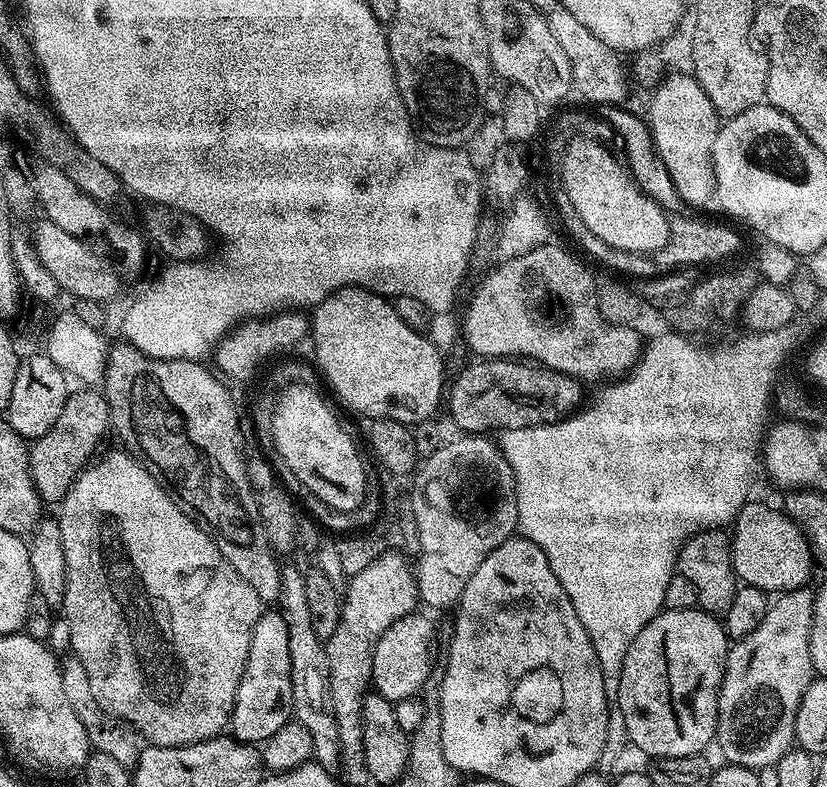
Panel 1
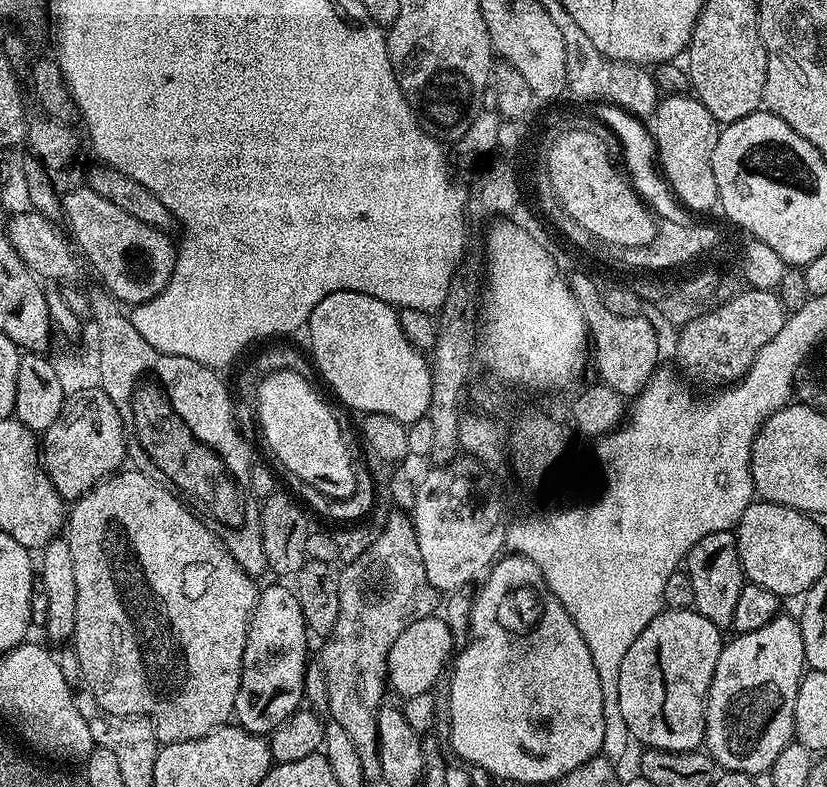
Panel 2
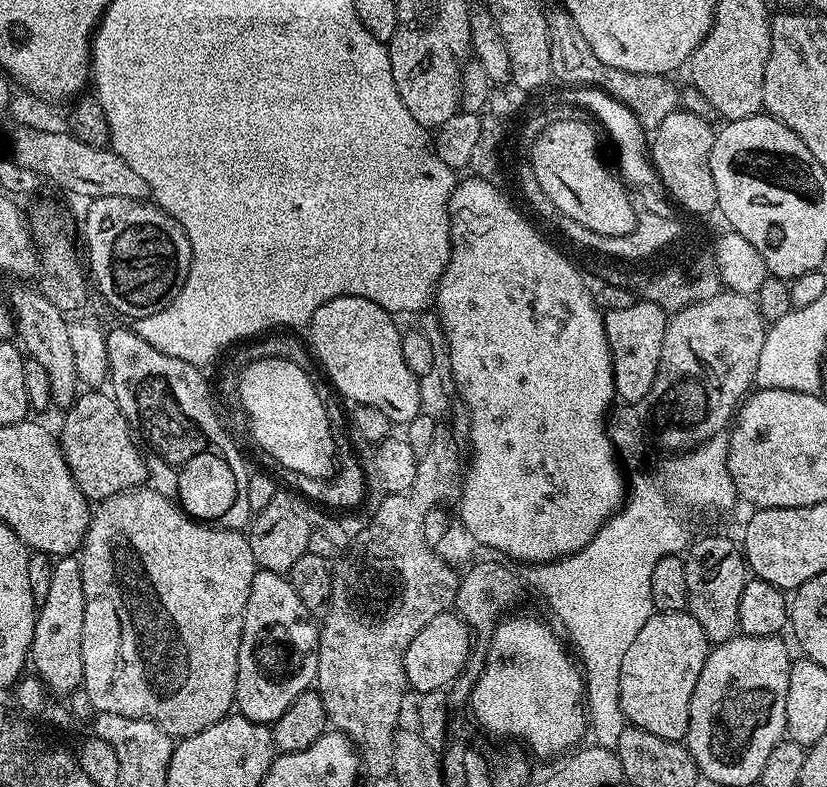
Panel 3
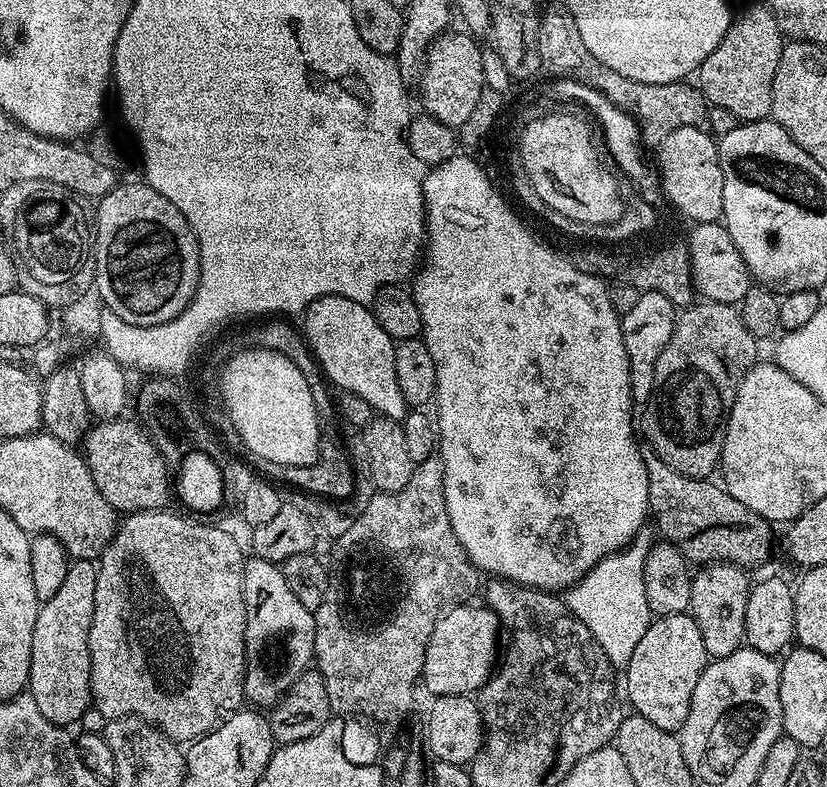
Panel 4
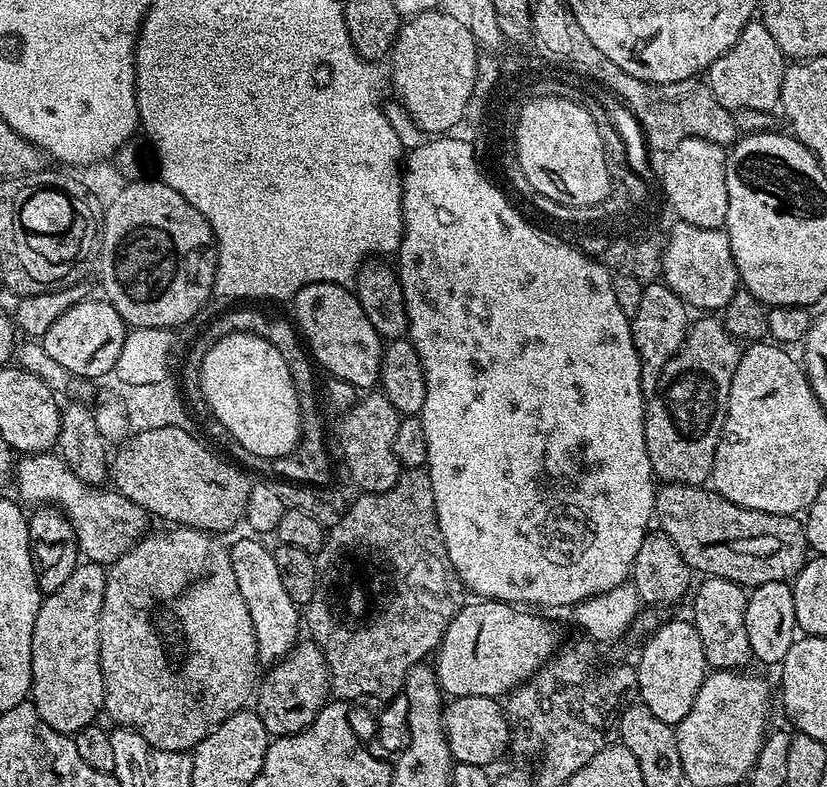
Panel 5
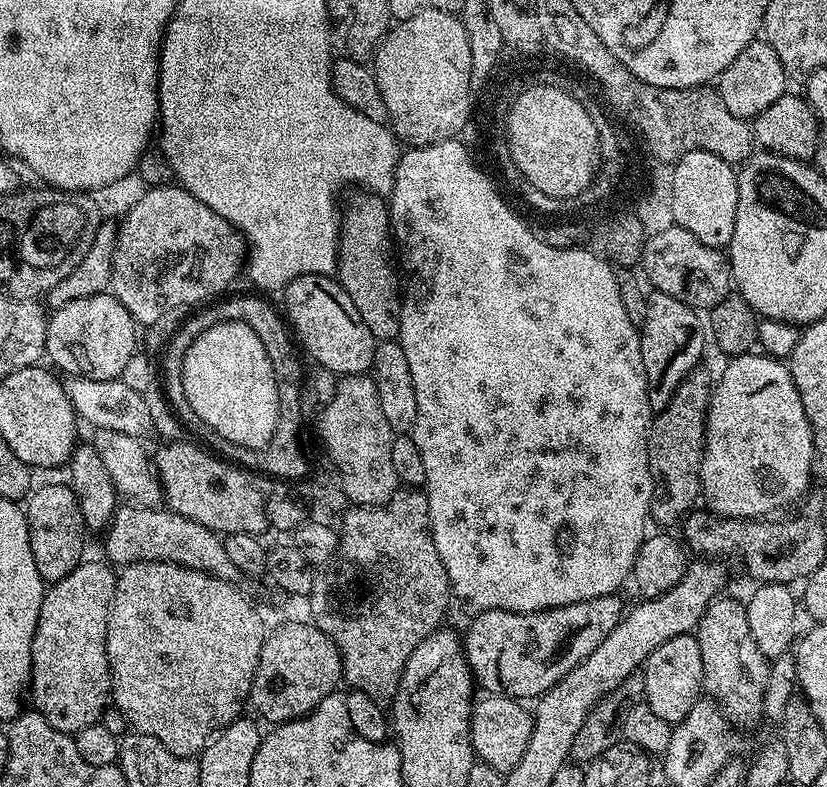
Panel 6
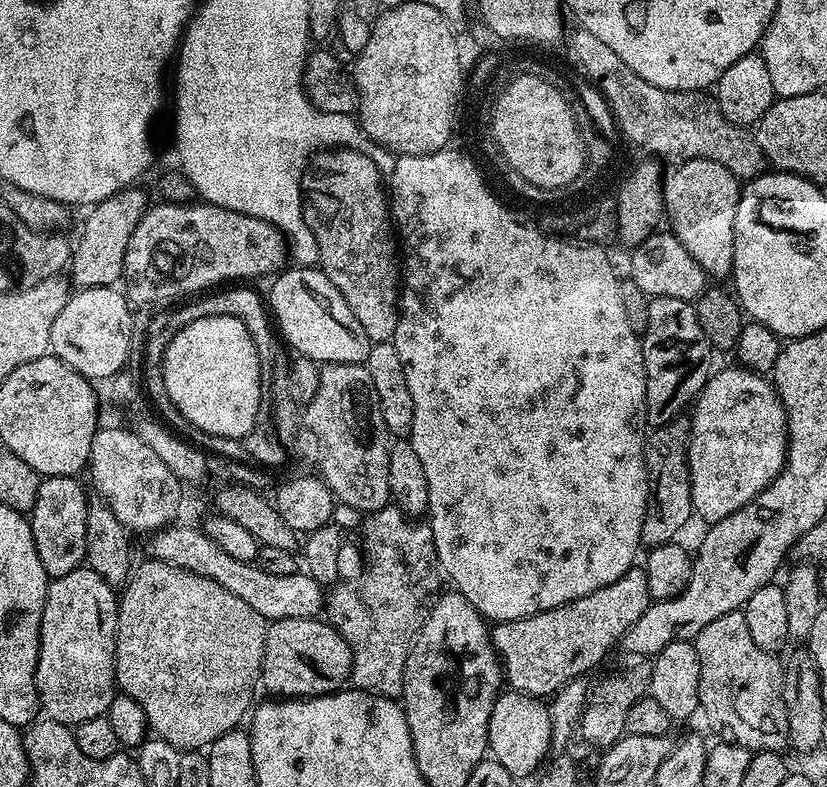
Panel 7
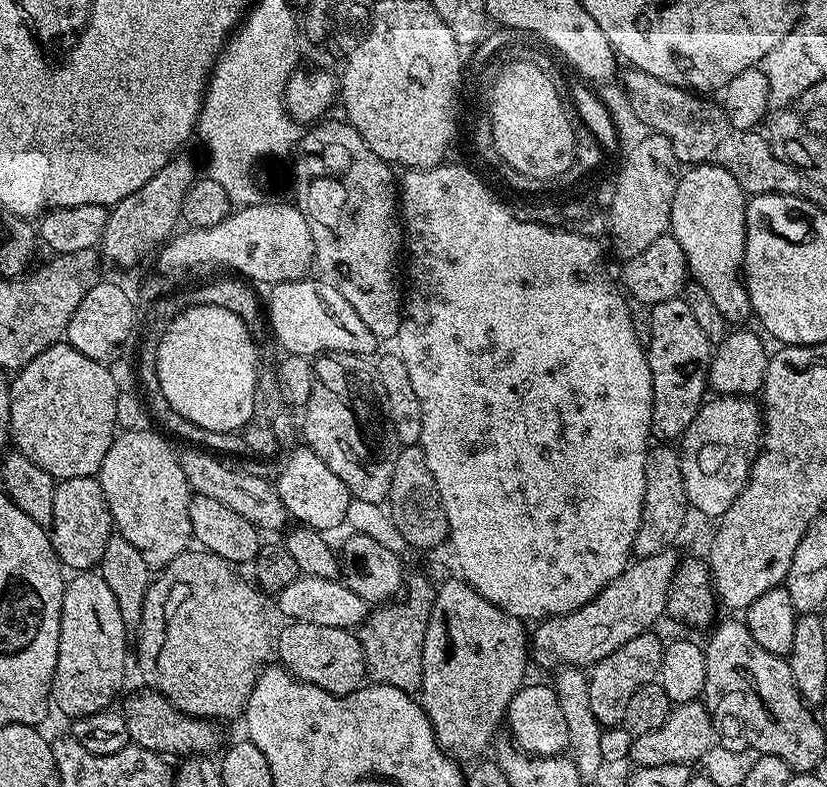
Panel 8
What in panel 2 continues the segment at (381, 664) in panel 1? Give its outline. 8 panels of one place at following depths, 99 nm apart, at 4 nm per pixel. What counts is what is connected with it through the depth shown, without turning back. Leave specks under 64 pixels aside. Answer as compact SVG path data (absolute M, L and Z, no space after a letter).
M433 614L426 618L418 618L418 622L410 622L410 626L406 626L406 630L402 630L402 634L398 634L398 638L394 638L390 646L387 687L391 691L393 688L400 698L432 692L435 689L436 679L443 672L445 675L449 667L450 657L453 655L452 648L454 652L452 631L439 615Z

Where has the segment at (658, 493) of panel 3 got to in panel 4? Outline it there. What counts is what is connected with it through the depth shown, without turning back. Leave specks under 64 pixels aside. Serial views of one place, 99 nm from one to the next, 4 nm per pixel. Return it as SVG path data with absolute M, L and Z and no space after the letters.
M641 534L626 548L598 561L579 581L567 589L566 607L590 630L593 640L606 654L613 669L627 669L630 654L646 634L654 615L647 606L643 566L647 560L650 541Z

